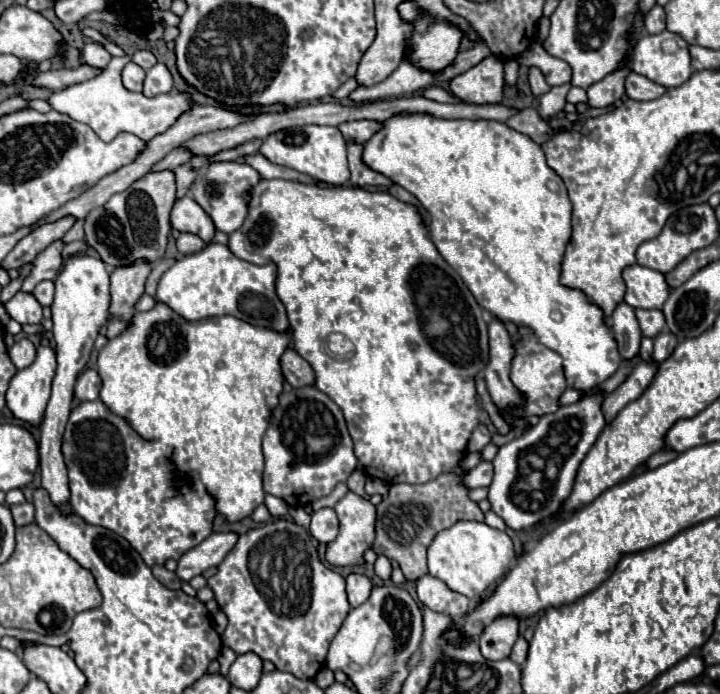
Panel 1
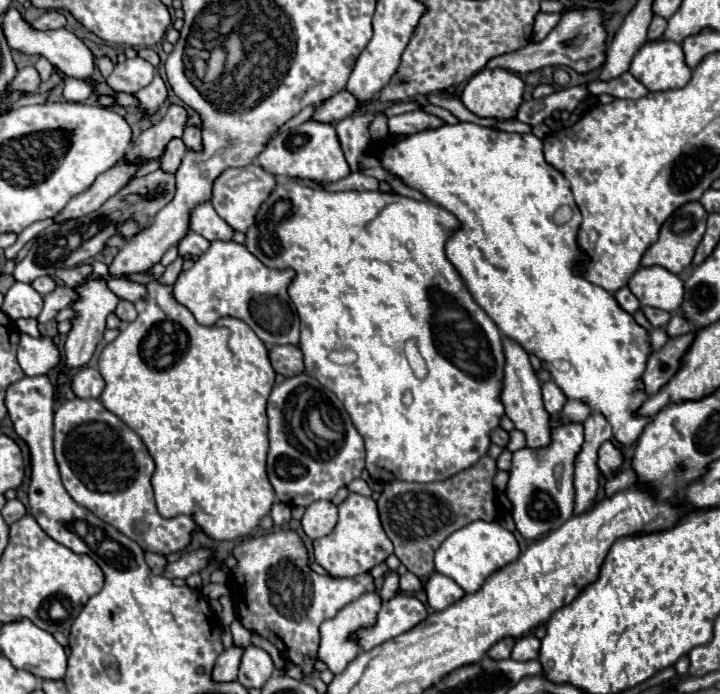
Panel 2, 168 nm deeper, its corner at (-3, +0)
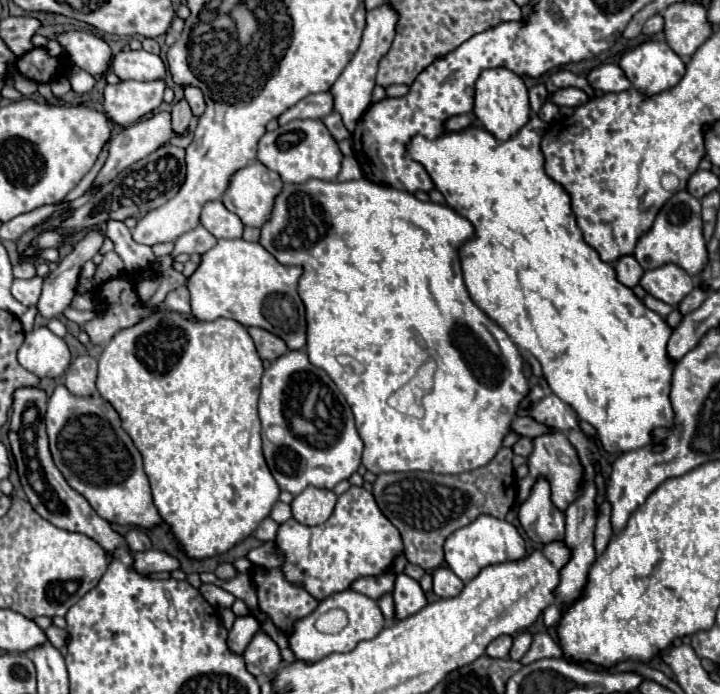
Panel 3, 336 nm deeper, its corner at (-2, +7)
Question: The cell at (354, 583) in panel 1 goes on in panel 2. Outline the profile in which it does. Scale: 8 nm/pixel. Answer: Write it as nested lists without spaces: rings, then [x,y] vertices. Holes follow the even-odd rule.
[[[367,592],[363,594],[361,598],[357,598],[355,602],[349,602],[345,608],[341,608],[337,612],[337,616],[333,616],[331,620],[325,620],[319,628],[319,634],[321,634],[321,640],[319,640],[319,648],[317,648],[317,660],[325,662],[327,668],[333,672],[333,674],[339,674],[345,670],[345,666],[361,652],[359,648],[359,642],[353,638],[353,634],[359,630],[359,628],[371,628],[371,624],[375,624],[377,620],[377,612],[381,608],[381,598],[377,592]]]

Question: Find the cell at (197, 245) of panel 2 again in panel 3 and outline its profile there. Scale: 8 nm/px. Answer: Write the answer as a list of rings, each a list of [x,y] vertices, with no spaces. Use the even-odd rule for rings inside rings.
[[[202,225],[194,227],[192,231],[180,235],[174,243],[174,255],[180,255],[180,253],[206,253],[208,249],[212,249],[216,245],[216,237],[206,231]]]

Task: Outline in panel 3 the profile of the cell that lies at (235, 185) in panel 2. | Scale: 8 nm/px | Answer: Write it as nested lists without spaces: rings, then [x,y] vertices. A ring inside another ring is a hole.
[[[254,161],[232,175],[222,203],[228,211],[236,213],[244,225],[260,227],[262,221],[270,217],[274,197],[280,189],[280,175],[266,169],[260,161]]]

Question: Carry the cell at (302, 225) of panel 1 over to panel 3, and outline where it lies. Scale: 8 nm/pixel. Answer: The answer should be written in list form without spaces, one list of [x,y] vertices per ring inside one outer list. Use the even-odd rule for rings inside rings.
[[[310,179],[304,185],[284,185],[280,195],[274,201],[274,209],[270,219],[262,225],[260,229],[260,245],[270,251],[282,265],[300,265],[304,269],[300,281],[298,281],[298,295],[306,307],[306,353],[312,365],[318,369],[324,369],[330,379],[338,385],[340,393],[346,397],[354,417],[356,417],[356,429],[364,441],[364,455],[362,455],[362,465],[372,471],[372,473],[390,473],[390,471],[430,471],[430,473],[464,473],[472,471],[476,467],[486,465],[494,453],[500,449],[504,435],[510,433],[510,421],[516,417],[518,403],[522,397],[528,393],[530,385],[528,379],[522,373],[522,357],[518,347],[510,341],[510,337],[504,333],[500,325],[496,325],[468,295],[468,289],[462,279],[462,269],[460,269],[460,259],[458,259],[458,247],[470,239],[474,233],[474,227],[470,225],[468,219],[460,217],[452,207],[432,203],[432,201],[420,201],[412,193],[398,191],[392,187],[382,187],[372,181],[358,179],[358,181],[320,181],[320,179]],[[410,331],[418,331],[418,335],[424,339],[426,349],[422,351],[414,339],[410,337]],[[432,355],[438,363],[436,373],[434,373],[434,389],[424,397],[424,411],[426,417],[422,419],[412,419],[412,417],[402,417],[400,411],[392,409],[388,403],[388,397],[394,395],[396,389],[400,389],[404,383],[408,383],[416,369],[422,365],[422,361]]]

